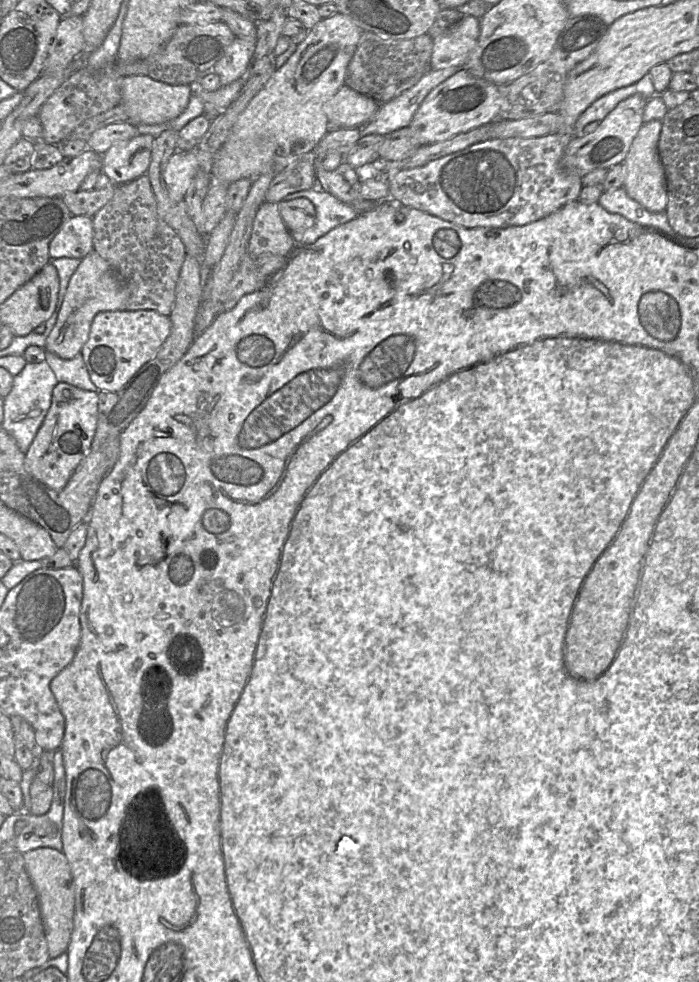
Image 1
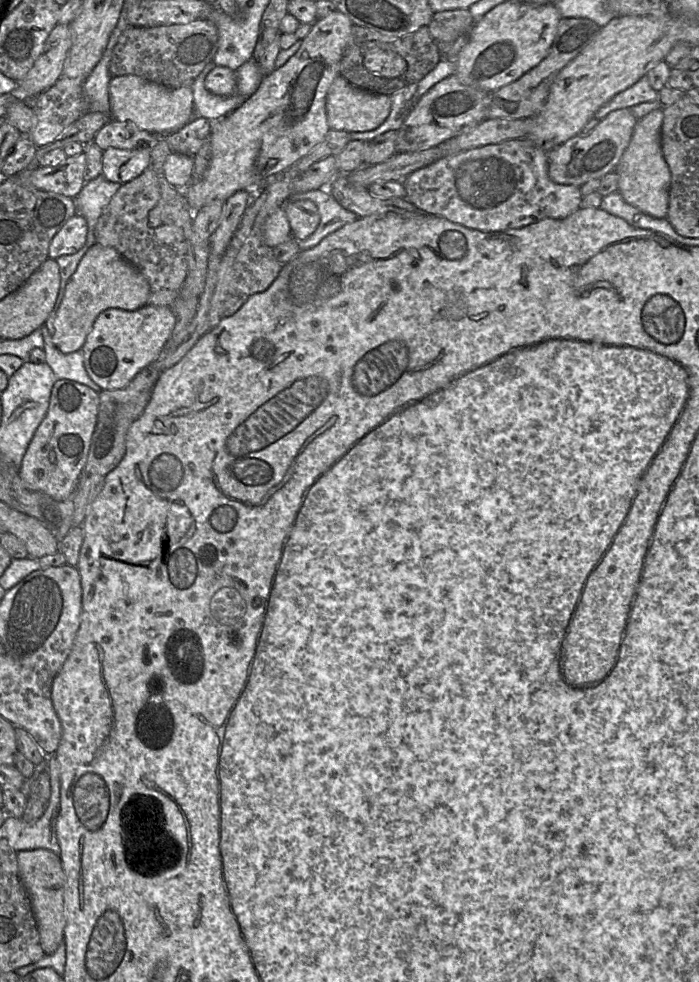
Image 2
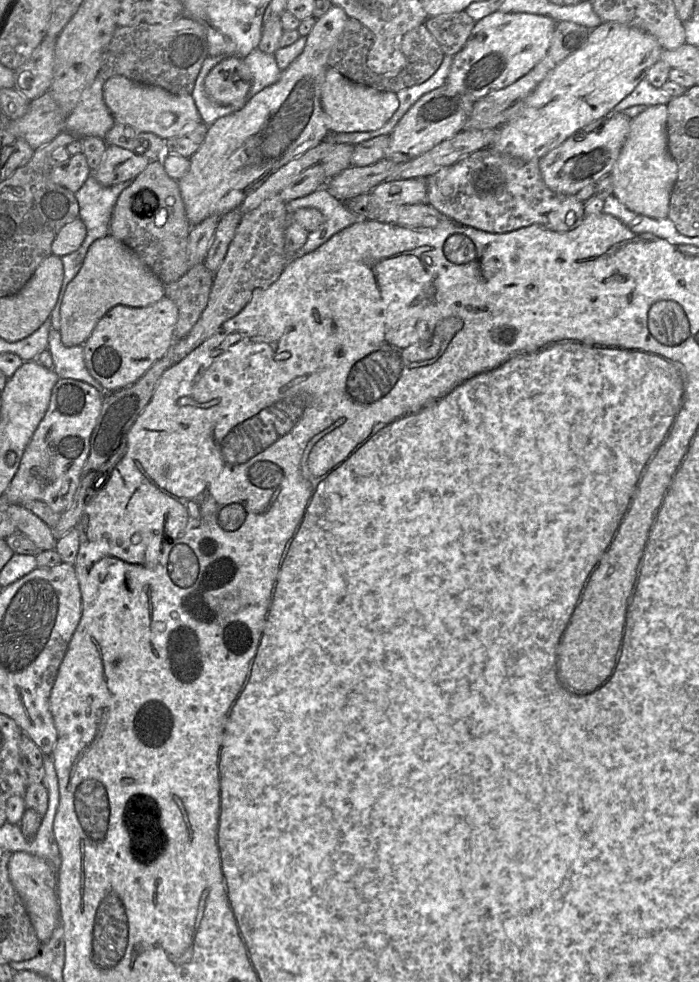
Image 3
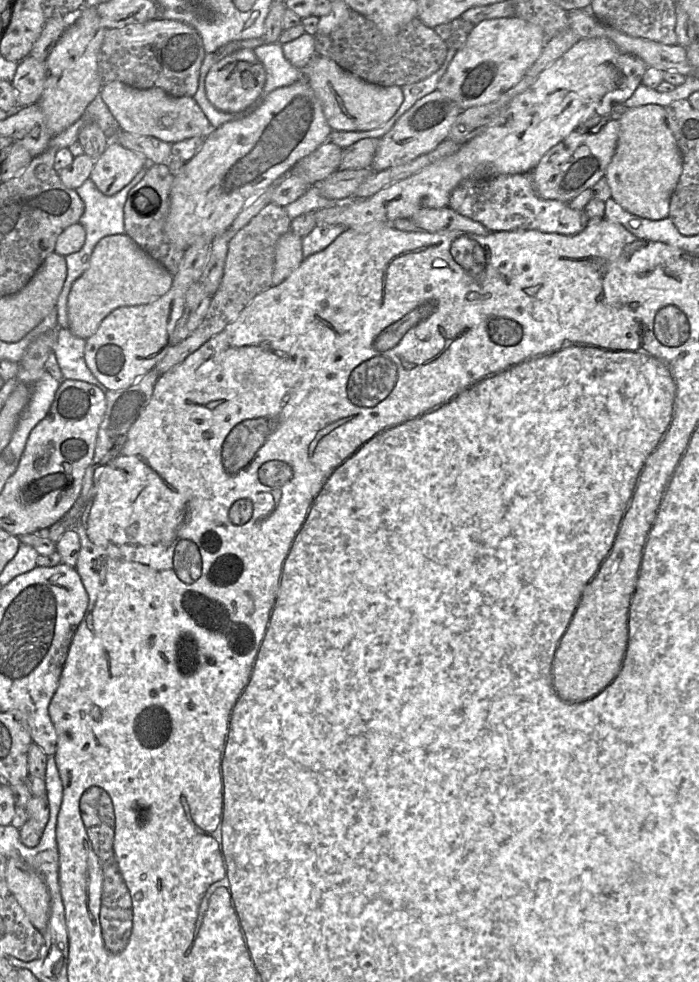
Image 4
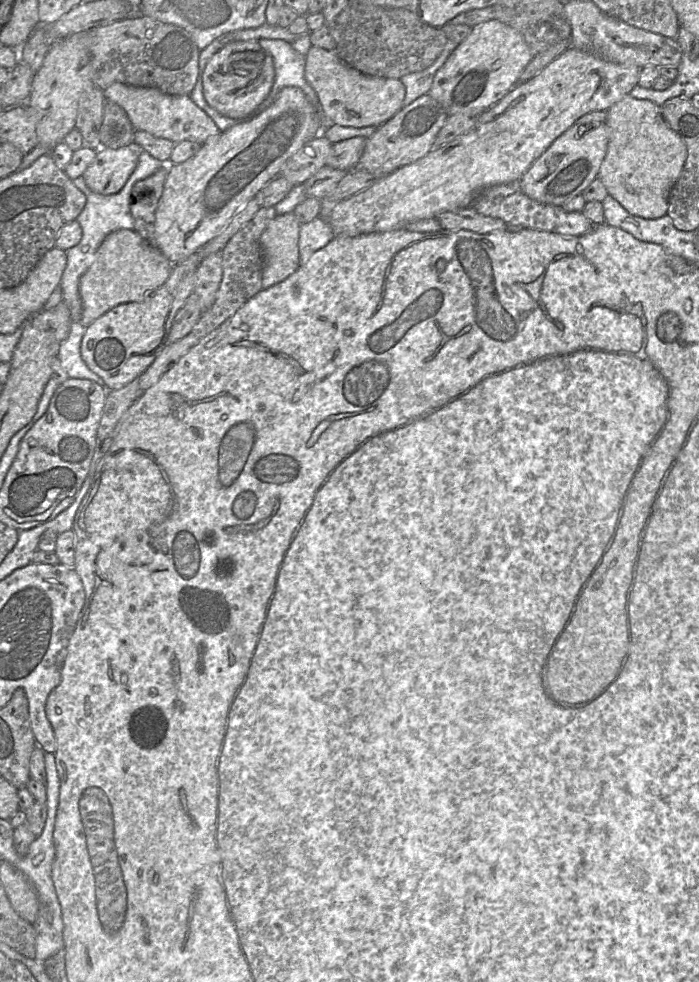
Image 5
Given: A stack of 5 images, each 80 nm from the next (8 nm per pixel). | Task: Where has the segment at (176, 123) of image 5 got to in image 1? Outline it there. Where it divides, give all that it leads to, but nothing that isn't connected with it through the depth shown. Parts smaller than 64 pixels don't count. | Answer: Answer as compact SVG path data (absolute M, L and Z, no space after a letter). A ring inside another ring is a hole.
M132 75L121 79L121 102L128 122L139 124L161 124L178 117L187 107L192 89L190 85L169 85L147 76Z

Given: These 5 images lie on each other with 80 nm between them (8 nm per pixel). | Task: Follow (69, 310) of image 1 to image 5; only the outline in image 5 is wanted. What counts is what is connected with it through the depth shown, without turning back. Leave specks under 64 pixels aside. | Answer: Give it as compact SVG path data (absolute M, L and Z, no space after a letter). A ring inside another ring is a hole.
M121 229L111 232L96 251L93 263L80 278L81 323L89 326L119 304L144 299L166 282L173 266L157 247L135 230Z

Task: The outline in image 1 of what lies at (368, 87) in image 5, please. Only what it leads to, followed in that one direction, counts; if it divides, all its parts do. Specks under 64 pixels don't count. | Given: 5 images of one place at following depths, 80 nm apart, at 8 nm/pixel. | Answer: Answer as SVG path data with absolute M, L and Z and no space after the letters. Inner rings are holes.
M344 84L325 104L331 128L361 128L376 115L380 103Z

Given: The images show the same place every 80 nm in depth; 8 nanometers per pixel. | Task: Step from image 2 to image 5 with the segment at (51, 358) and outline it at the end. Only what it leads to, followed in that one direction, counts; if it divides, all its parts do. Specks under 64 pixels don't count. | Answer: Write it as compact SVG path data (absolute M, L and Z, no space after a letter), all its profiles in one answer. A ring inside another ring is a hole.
M72 321L68 337L61 343L58 358L69 377L97 382L106 388L103 379L89 369L81 356L81 343L87 326Z

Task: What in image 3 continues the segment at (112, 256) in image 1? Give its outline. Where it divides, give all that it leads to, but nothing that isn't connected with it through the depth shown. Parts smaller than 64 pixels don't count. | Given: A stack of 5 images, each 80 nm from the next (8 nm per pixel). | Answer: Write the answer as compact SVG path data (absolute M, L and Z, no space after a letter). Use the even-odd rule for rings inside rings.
M152 160L119 195L110 220L110 235L131 249L164 285L180 279L190 268L187 248L191 225L179 190L179 182L166 173L161 160Z

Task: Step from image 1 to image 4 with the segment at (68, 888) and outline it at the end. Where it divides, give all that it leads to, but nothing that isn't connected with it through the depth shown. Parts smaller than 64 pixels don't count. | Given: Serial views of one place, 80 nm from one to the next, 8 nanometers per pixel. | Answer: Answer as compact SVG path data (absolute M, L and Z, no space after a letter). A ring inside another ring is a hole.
M8 858L6 881L30 922L42 934L50 916L50 894L44 880L22 859Z

